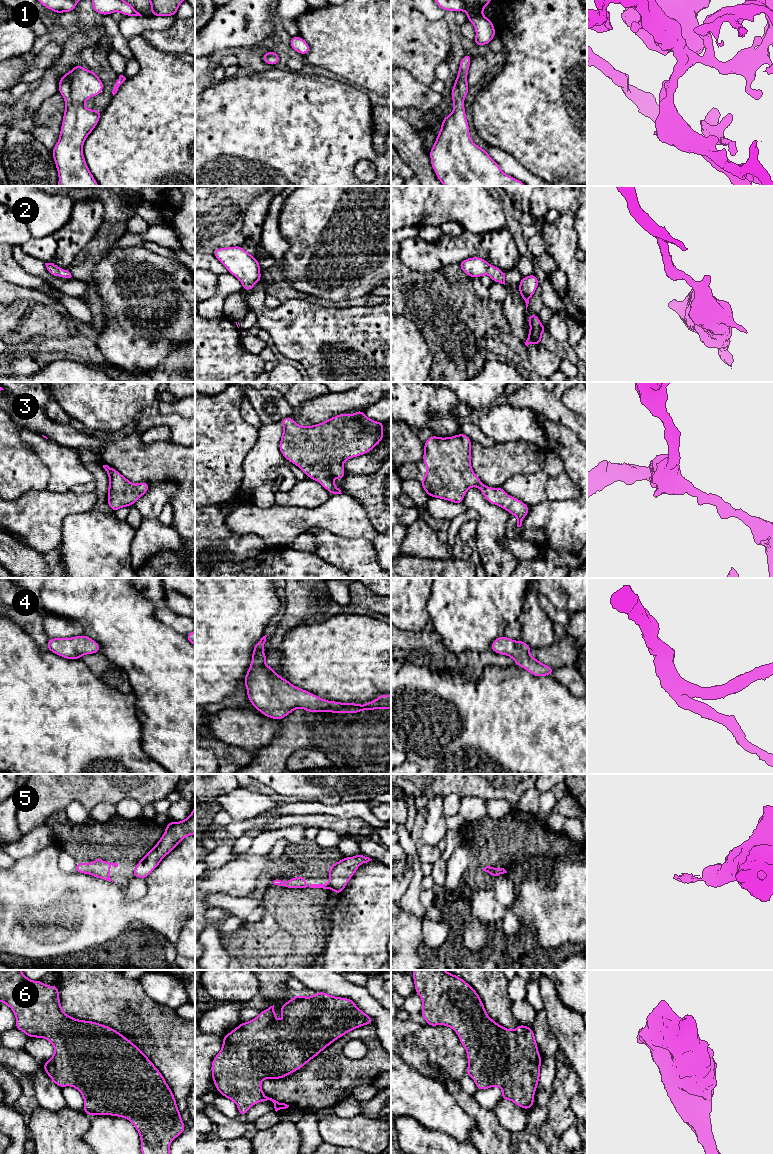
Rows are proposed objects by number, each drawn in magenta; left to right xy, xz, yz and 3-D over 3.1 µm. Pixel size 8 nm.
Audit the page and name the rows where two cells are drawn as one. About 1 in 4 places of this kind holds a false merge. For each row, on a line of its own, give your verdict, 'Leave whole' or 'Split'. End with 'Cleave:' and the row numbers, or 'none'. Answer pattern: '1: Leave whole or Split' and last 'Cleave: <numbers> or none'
1: Leave whole
2: Leave whole
3: Leave whole
4: Leave whole
5: Split
6: Leave whole
Cleave: 5

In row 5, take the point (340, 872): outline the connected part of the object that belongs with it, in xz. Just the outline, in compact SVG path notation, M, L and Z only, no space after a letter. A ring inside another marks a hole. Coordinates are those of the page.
M360 853L353 857L344 857L341 861L333 863L327 874L332 891L339 895L350 881L350 878L355 874L359 865L371 860Z

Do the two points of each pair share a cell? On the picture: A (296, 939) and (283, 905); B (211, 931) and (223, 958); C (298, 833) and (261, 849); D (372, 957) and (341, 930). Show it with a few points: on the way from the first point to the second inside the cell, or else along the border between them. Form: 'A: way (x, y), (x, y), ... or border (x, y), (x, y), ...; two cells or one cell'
A: way (295, 931), (295, 917), (291, 913); one cell
B: way (211, 938), (211, 946), (216, 951); one cell
C: way (289, 834), (277, 834), (270, 840); one cell
D: way (364, 950), (349, 936); one cell

